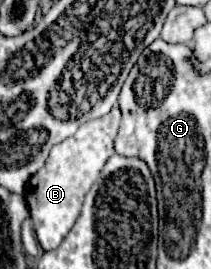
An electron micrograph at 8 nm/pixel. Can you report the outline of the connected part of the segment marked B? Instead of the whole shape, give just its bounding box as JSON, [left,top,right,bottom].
[26,107,120,251]

